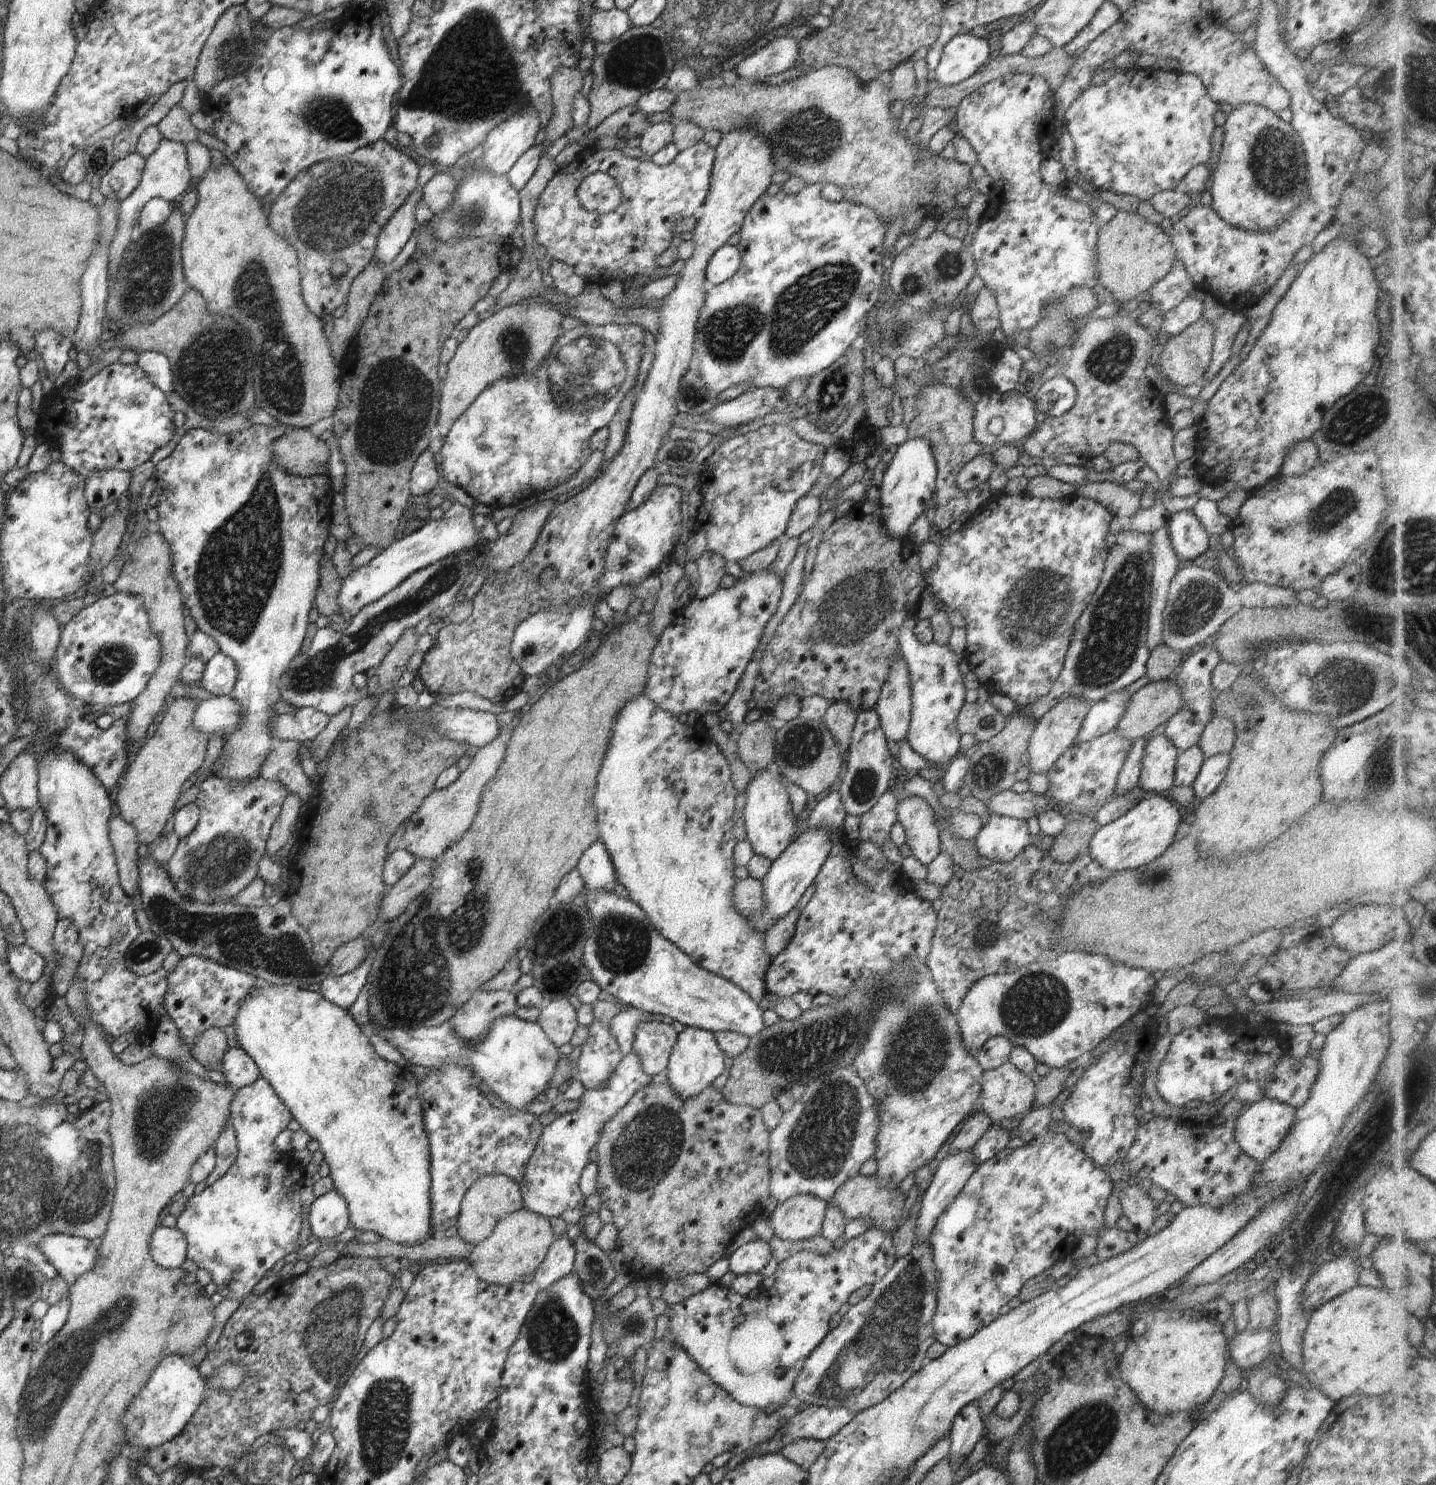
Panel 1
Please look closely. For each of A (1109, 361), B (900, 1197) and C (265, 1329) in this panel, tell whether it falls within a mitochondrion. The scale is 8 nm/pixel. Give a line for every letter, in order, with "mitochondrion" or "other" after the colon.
A: mitochondrion
B: other
C: other

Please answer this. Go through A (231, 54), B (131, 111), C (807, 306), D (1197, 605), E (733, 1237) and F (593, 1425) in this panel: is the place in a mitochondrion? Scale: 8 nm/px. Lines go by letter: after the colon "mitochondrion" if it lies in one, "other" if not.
A: mitochondrion
B: other
C: mitochondrion
D: mitochondrion
E: other
F: other

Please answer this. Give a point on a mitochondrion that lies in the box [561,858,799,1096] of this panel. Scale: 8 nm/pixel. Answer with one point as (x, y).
(624, 941)

